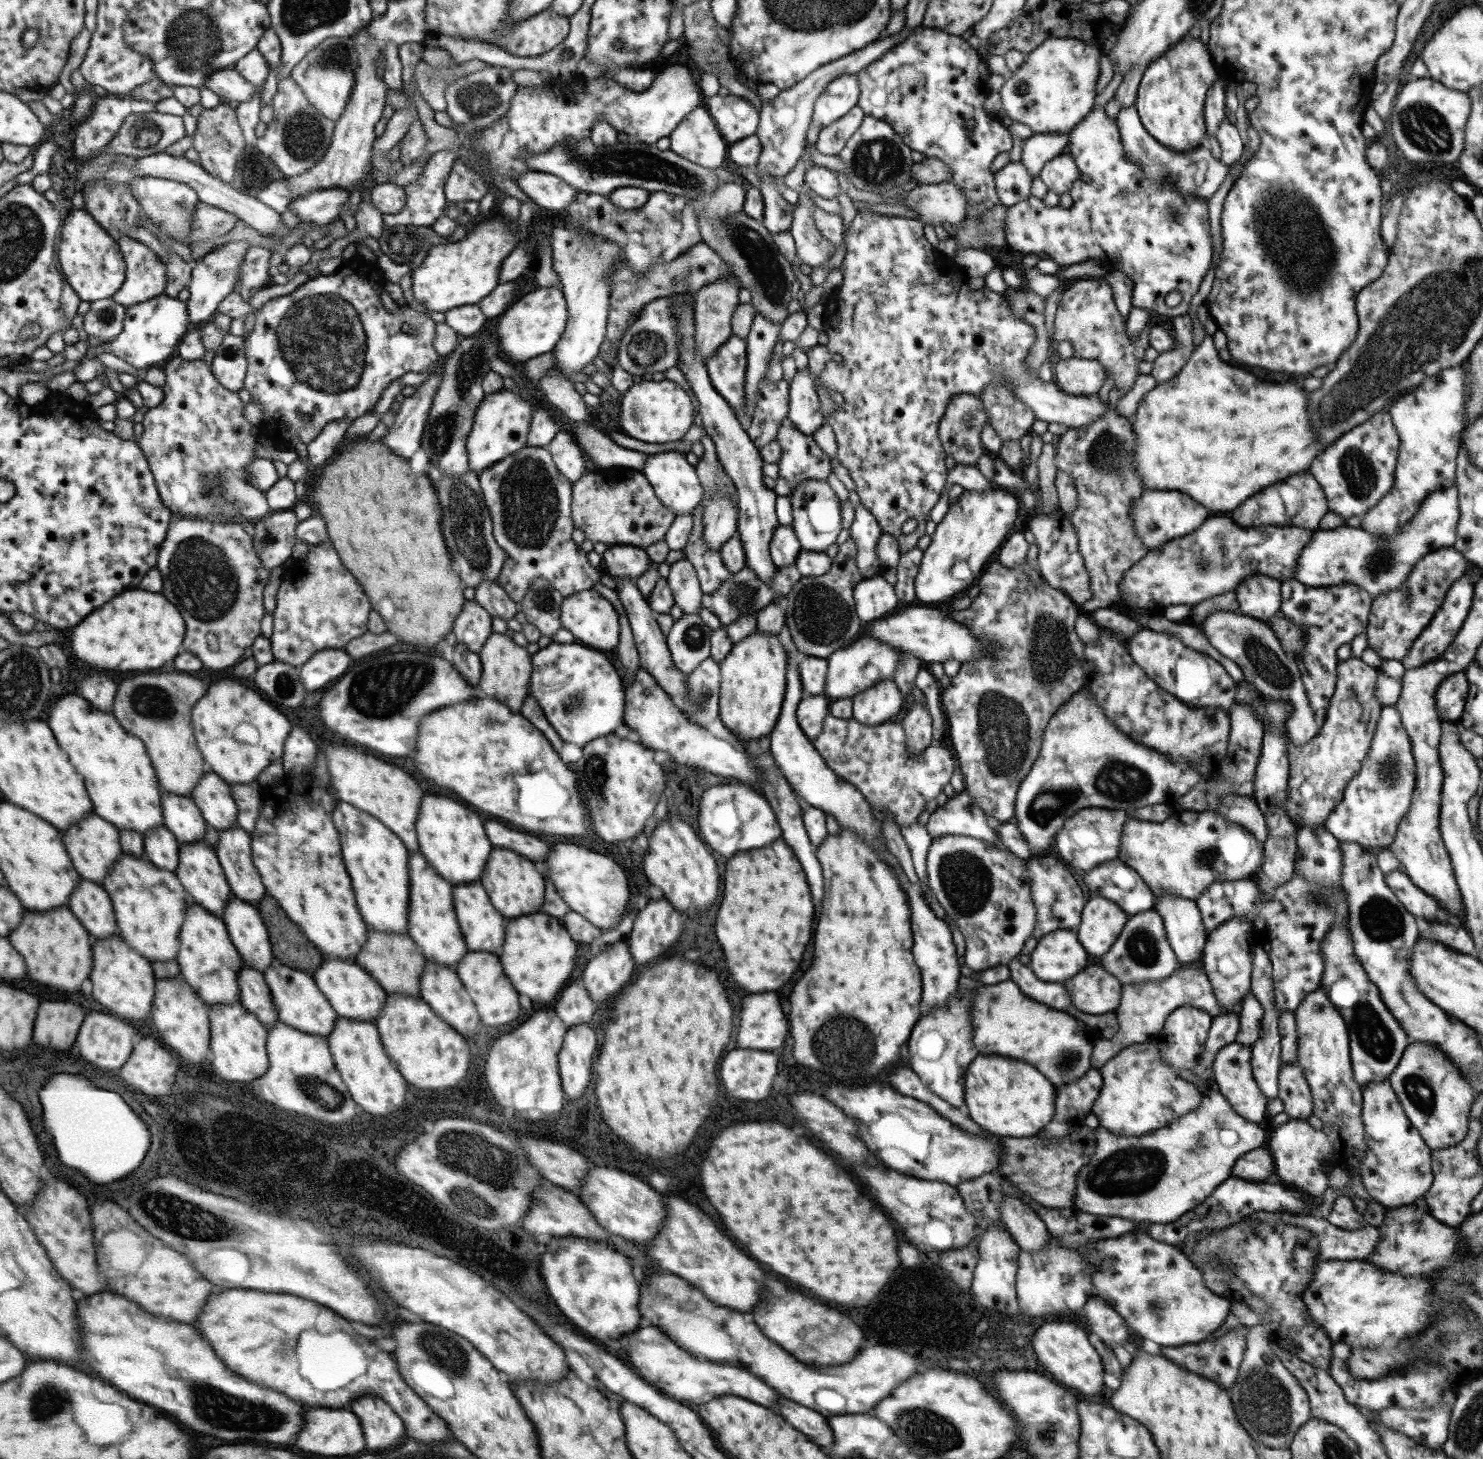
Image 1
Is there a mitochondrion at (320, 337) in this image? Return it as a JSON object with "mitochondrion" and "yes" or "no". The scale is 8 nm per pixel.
{"mitochondrion":"yes"}

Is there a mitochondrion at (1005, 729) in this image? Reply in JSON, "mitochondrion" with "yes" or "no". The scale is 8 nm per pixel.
{"mitochondrion":"yes"}

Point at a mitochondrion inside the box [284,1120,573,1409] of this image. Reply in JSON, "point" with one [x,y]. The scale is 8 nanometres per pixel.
{"point":[494,1166]}

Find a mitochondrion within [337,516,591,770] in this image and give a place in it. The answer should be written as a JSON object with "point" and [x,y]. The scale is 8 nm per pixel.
{"point":[382,688]}

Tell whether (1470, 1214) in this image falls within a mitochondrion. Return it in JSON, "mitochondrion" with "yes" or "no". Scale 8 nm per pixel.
{"mitochondrion":"no"}

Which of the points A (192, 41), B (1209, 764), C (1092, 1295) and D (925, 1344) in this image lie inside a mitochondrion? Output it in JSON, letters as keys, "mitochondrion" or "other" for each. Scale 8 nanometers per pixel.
{"A":"mitochondrion","B":"other","C":"other","D":"other"}

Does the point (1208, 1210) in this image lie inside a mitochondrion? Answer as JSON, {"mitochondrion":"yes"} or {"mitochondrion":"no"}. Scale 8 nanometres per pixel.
{"mitochondrion":"no"}

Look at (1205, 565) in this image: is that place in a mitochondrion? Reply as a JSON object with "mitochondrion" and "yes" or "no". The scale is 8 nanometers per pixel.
{"mitochondrion":"yes"}

